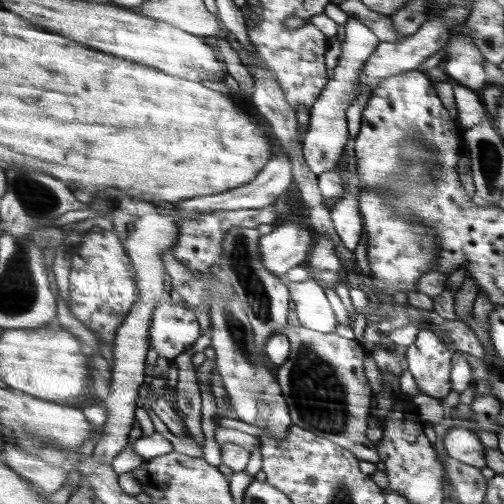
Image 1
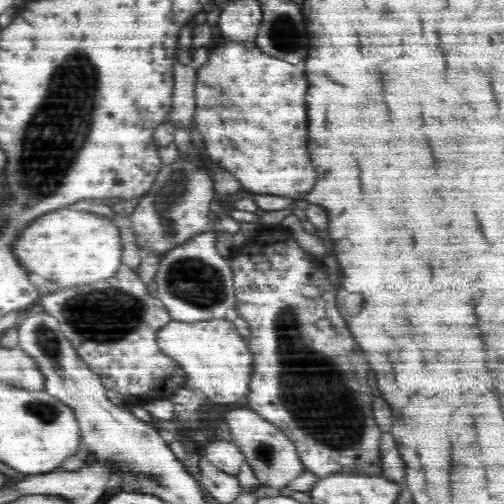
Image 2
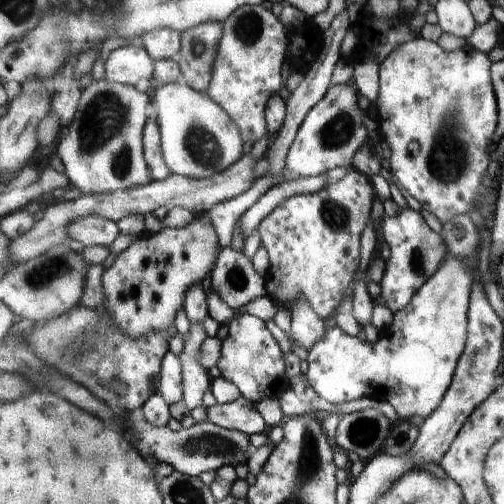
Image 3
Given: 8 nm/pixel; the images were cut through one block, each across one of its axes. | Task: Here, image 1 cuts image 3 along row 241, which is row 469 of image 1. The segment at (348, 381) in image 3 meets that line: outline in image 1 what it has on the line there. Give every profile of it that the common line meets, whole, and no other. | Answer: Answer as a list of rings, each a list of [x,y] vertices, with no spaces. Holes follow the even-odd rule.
[[[451,428],[445,436],[445,448],[449,458],[457,458],[463,464],[469,464],[473,468],[489,468],[487,466],[487,448],[483,446],[483,440],[479,440],[477,432],[467,428]]]

